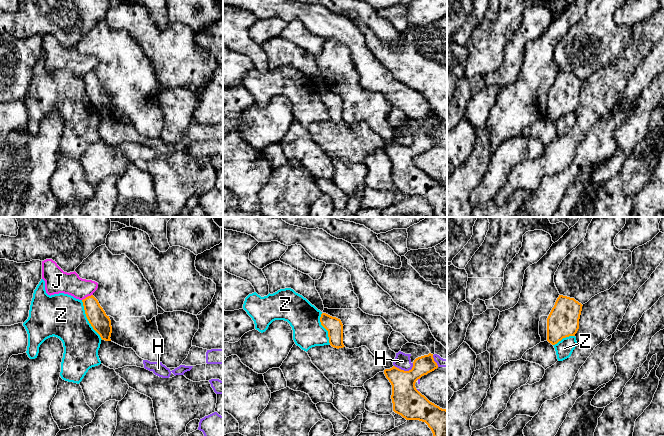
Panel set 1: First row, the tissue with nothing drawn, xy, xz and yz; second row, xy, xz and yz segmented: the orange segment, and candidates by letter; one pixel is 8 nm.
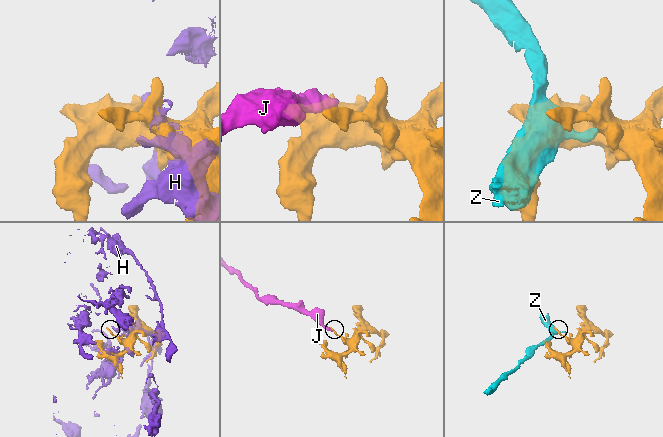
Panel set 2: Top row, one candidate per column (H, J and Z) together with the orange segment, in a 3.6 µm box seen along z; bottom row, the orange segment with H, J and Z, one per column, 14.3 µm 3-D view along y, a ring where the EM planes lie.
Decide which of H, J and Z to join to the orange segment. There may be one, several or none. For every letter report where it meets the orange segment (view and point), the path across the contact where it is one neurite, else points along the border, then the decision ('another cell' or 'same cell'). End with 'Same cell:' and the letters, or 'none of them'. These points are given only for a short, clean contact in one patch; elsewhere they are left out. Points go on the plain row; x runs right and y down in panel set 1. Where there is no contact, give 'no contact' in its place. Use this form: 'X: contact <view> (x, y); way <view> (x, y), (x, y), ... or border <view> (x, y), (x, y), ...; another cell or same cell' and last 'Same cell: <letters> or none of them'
H: contact xz (405, 147); another cell
J: contact xy (88, 72); border xy (92, 70), (82, 76); another cell
Z: contact xy (88, 96); another cell
Same cell: none of them

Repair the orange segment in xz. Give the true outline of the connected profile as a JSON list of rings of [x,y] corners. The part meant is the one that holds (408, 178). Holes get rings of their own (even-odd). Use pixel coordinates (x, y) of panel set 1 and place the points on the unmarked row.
[[[433,130],[418,133],[409,147],[395,142],[385,145],[384,150],[392,161],[393,187],[406,196],[425,198],[436,217],[447,217],[447,186],[430,178],[415,163],[422,152],[438,144]]]

